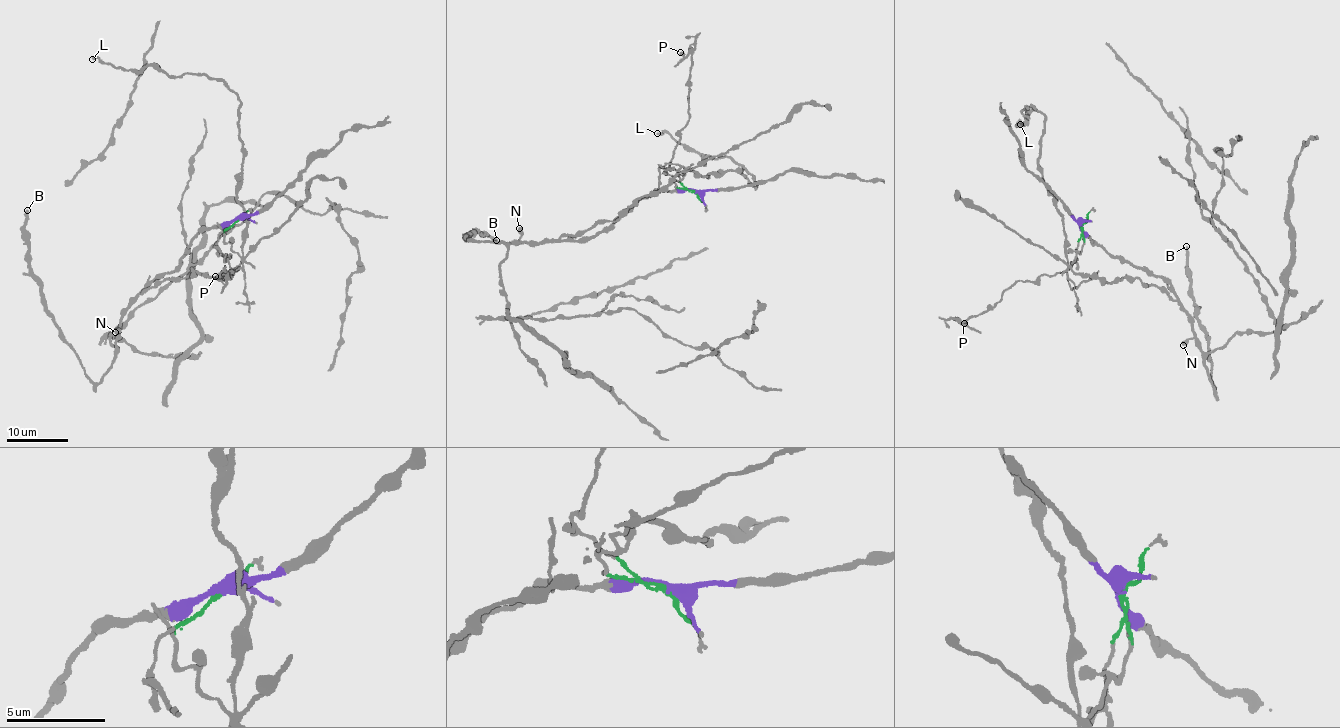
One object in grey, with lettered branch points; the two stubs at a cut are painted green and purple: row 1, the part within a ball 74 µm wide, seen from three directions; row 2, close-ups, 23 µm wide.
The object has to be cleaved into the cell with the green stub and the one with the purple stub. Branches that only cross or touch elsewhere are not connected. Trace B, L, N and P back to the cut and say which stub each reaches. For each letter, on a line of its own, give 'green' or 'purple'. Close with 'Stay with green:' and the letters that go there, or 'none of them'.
B: purple
L: green
N: purple
P: green
Stay with green: L, P

